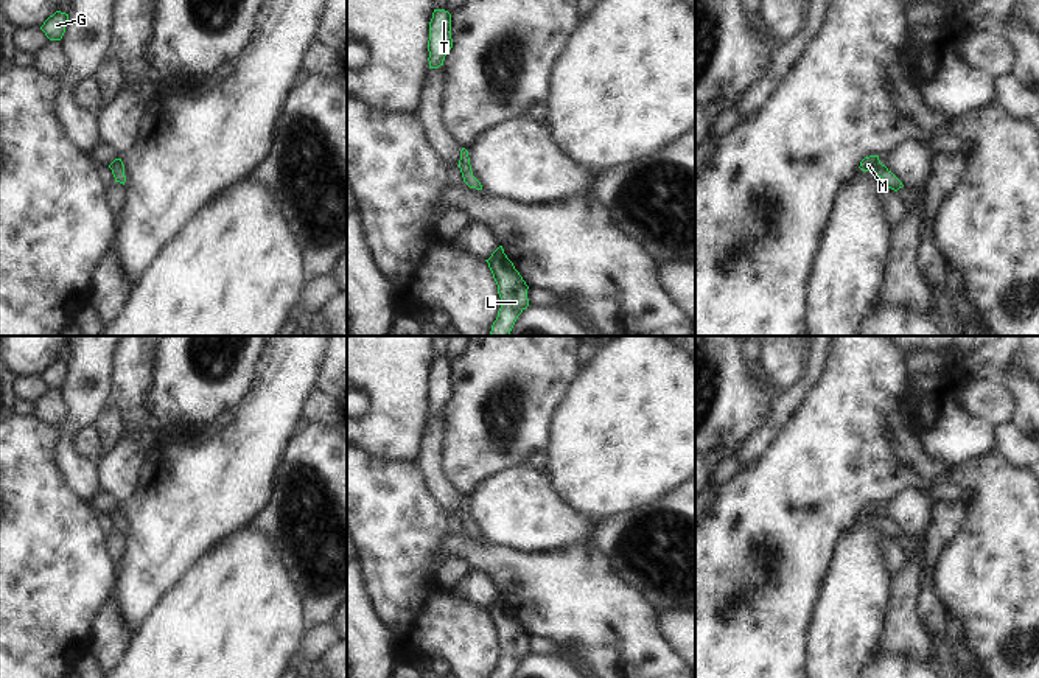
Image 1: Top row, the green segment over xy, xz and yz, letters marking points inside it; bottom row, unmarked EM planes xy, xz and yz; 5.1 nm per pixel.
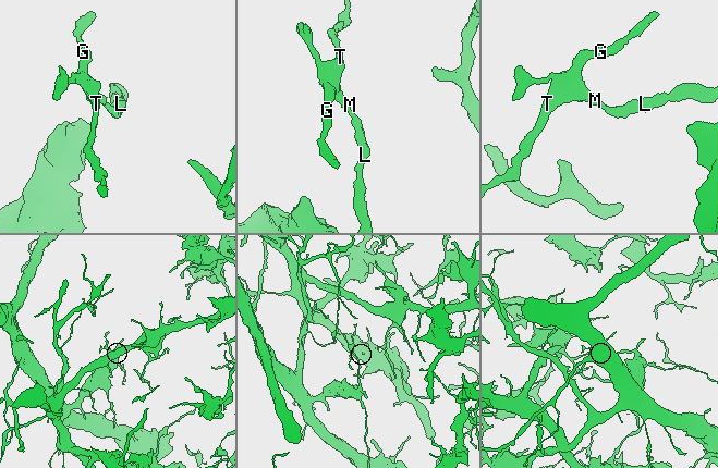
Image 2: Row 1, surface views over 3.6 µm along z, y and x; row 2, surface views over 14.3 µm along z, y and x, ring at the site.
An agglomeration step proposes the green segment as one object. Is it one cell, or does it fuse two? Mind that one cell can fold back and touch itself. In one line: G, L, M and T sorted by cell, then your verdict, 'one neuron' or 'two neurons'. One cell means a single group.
G L M T | one neuron

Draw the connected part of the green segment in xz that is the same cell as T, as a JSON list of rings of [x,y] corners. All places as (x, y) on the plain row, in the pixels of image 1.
[[[434,358],[429,370],[429,417],[439,417],[443,414],[445,404],[453,395],[451,387],[451,362],[445,358]]]

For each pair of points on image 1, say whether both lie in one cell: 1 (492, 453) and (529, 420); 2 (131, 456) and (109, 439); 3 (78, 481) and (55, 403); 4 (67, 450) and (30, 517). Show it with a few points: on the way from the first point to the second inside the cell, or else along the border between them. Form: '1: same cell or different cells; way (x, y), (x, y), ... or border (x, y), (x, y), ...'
1: same cell; way (501, 443), (520, 428)
2: different cells; border (115, 405), (120, 412), (123, 434), (95, 462)
3: different cells; border (61, 389), (66, 415), (55, 426)
4: different cells; border (58, 429), (56, 467), (61, 479), (80, 496)

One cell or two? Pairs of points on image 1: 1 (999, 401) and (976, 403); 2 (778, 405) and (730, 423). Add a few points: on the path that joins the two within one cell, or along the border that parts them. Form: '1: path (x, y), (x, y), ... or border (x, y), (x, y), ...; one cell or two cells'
1: path (993, 401), (982, 401); one cell
2: border (773, 400), (767, 409), (766, 420), (745, 439); two cells

